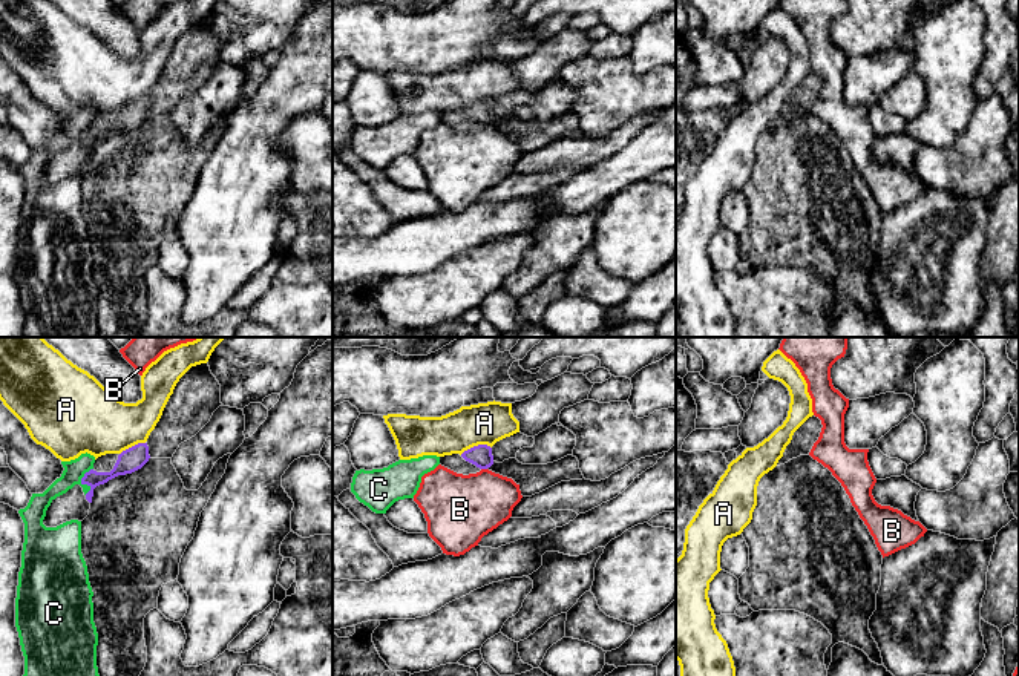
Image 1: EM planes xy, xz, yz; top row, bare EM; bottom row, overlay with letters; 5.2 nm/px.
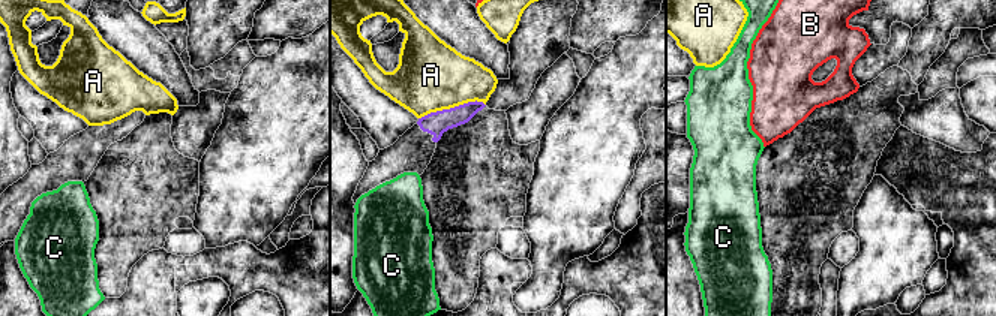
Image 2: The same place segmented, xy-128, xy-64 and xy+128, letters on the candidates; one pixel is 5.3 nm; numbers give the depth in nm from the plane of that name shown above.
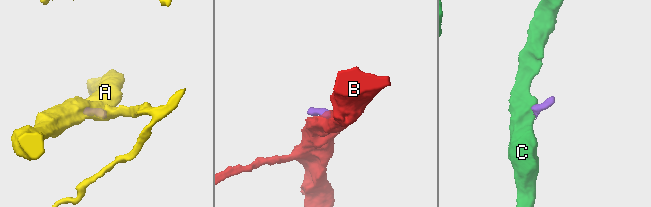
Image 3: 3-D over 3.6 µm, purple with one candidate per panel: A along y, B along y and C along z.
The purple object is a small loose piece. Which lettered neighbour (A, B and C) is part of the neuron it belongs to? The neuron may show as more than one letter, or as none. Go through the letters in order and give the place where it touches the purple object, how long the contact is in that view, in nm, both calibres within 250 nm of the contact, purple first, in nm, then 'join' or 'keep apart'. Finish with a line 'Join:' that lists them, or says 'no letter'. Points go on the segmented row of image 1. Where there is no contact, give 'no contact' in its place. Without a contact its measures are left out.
A: xz (475, 446) | 170 nm | 120/220 nm | keep apart
B: xz (484, 468) | 30 nm | 120/360 nm | keep apart
C: xy (81, 482) | 150 nm | 100/110 nm | keep apart
Join: no letter

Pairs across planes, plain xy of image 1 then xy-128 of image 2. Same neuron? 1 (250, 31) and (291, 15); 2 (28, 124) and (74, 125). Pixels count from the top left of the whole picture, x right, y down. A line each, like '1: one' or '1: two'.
1: one
2: one

